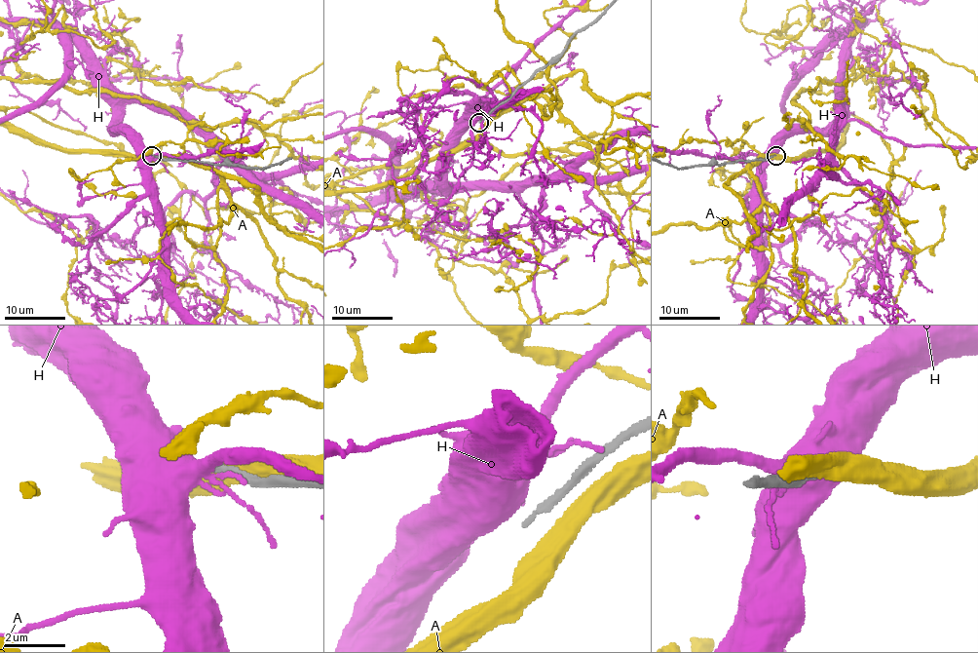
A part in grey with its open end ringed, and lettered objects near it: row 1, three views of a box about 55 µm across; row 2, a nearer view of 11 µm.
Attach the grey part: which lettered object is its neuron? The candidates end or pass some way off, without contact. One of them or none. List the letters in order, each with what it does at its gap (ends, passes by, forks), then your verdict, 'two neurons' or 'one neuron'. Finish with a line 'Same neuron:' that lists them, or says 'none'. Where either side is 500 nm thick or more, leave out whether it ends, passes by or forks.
A: two neurons
H: two neurons
Same neuron: none

